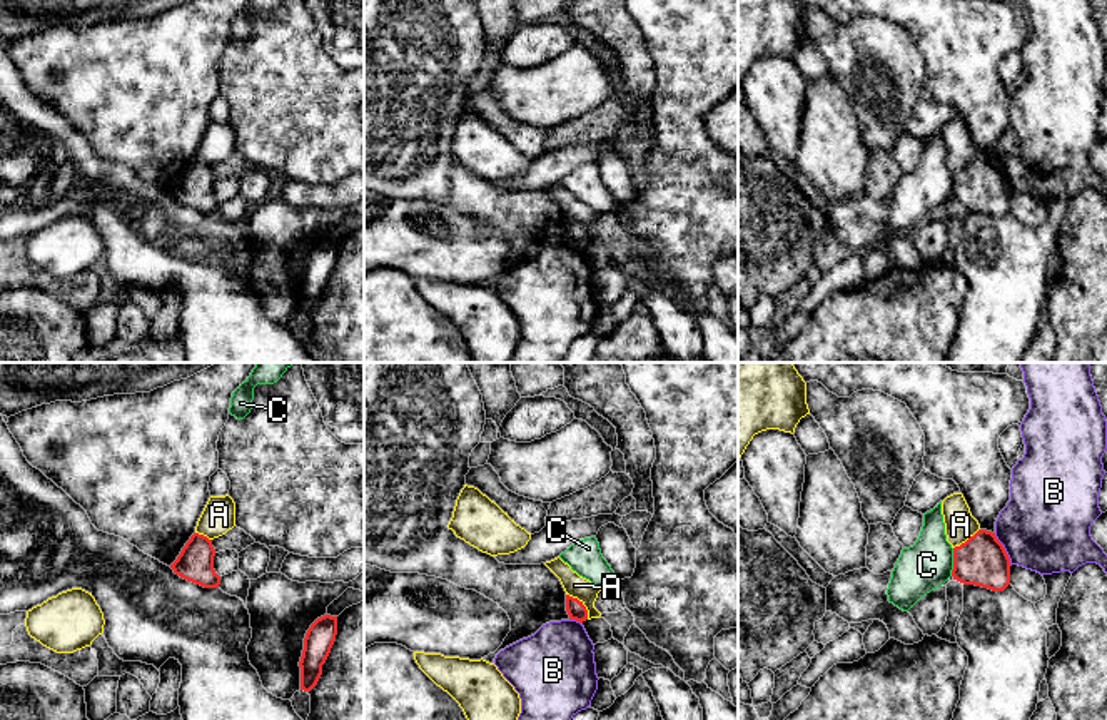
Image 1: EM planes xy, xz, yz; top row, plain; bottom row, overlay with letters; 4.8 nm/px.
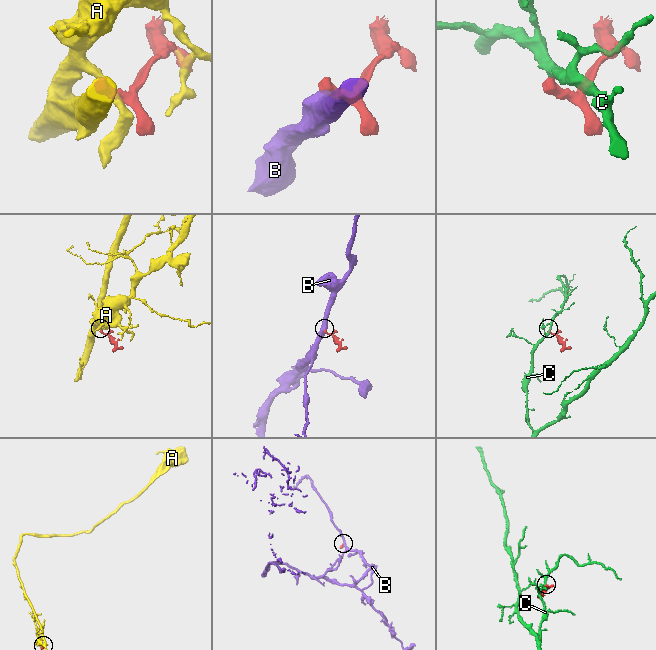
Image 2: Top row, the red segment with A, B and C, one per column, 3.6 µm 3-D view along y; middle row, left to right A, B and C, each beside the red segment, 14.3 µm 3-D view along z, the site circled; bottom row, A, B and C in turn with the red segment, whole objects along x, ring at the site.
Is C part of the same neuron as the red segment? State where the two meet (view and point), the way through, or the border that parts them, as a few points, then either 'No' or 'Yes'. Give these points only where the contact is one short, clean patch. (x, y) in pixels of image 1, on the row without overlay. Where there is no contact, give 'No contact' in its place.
Touches red at yz (954, 187). Boundary: yz (954, 174), (950, 201). No

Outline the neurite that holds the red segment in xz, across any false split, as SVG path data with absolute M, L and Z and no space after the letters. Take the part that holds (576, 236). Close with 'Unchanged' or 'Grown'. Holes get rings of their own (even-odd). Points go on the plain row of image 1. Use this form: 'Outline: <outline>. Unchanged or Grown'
Outline: M566 221L566 237L569 246L576 246L579 249L588 246L588 236L578 224Z. Unchanged

